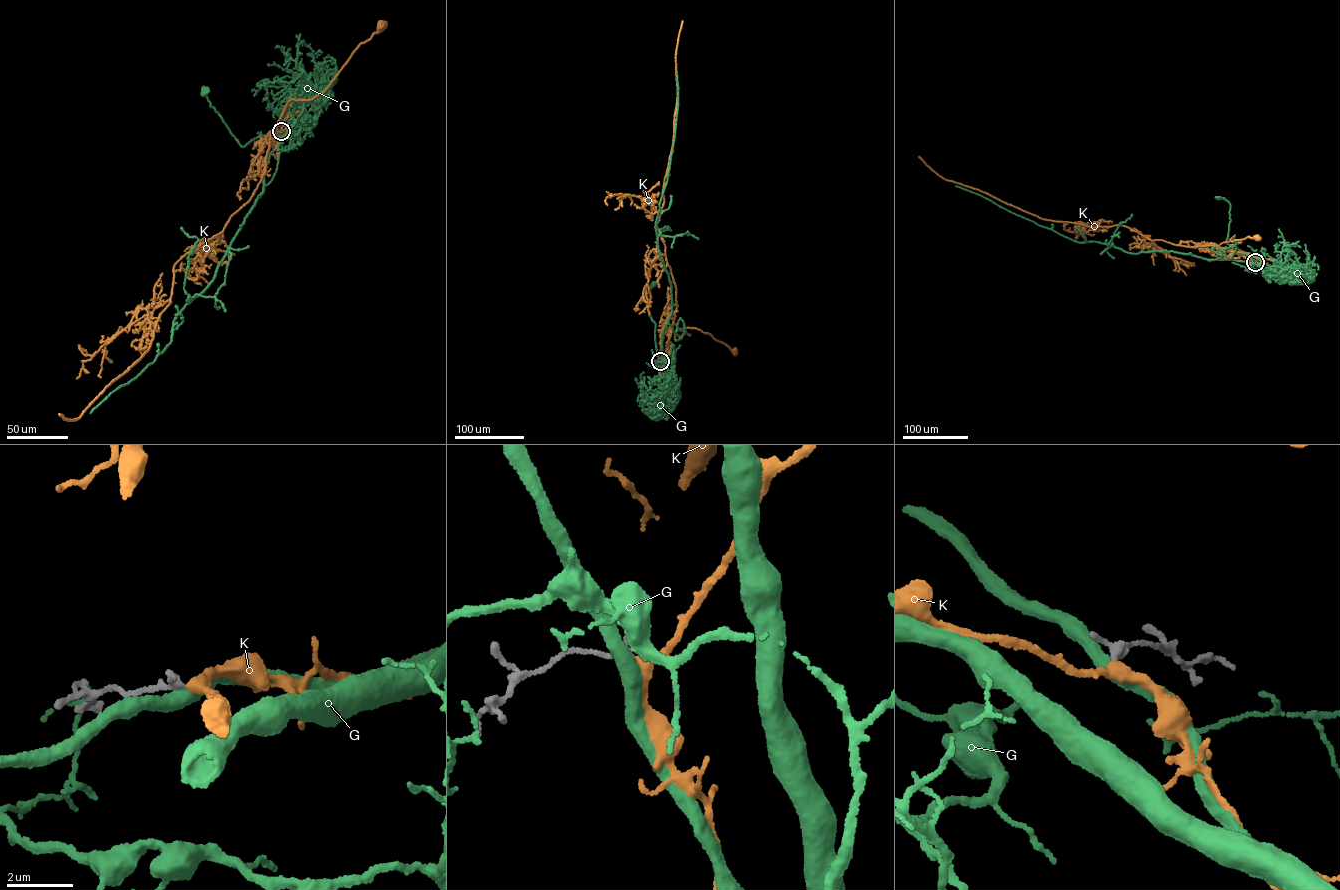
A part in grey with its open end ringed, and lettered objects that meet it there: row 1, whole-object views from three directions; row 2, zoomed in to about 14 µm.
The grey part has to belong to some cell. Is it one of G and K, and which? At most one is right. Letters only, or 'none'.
K

